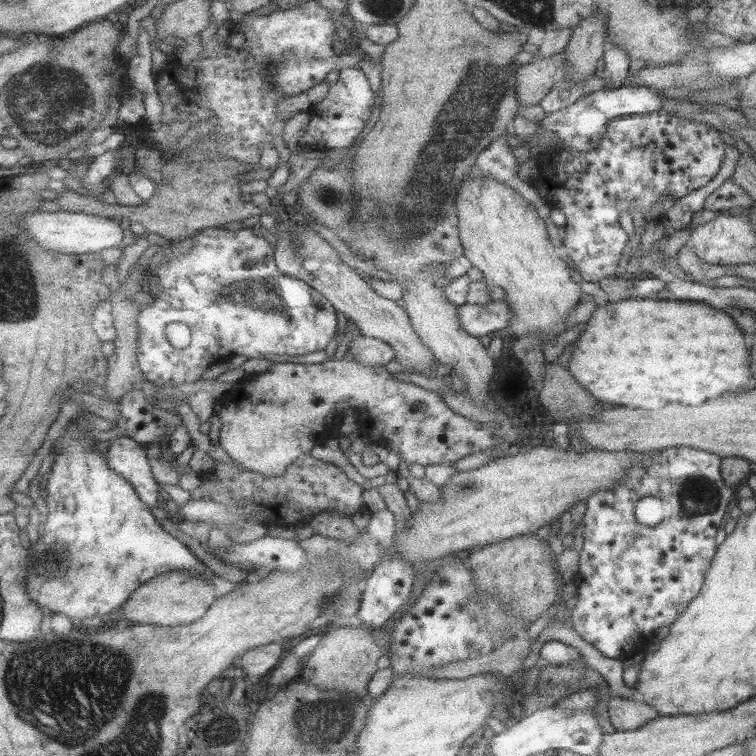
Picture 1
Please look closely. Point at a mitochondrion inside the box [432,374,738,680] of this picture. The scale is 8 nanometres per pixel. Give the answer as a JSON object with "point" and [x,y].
{"point":[698,495]}

